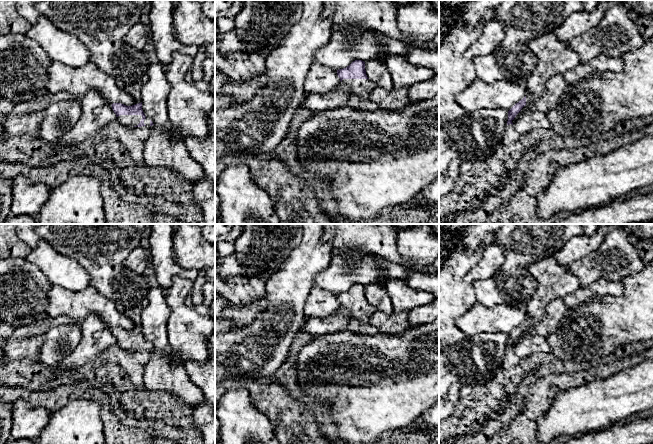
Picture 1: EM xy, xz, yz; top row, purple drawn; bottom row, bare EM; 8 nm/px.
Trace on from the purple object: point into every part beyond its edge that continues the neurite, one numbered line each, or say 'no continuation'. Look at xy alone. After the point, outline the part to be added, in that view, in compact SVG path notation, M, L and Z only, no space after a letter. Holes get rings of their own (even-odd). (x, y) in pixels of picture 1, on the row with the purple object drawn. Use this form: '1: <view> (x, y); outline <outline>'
1: xy (128, 120); outline M120 115L117 117L117 120L127 127L137 126L140 123L141 119L141 115Z

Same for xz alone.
1: xz (361, 88); outline M343 79L342 82L351 88L353 95L363 100L368 100L370 92L376 87L369 79Z

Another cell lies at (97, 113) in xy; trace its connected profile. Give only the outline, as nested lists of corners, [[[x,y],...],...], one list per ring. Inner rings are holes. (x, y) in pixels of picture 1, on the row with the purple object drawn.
[[[90,91],[81,100],[82,114],[76,125],[56,142],[53,153],[86,141],[103,128],[114,122],[117,117],[111,104],[96,91]]]

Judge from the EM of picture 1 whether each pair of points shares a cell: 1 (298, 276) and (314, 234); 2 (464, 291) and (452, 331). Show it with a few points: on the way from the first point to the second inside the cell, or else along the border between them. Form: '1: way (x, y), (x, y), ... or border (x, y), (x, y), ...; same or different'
1: way (302, 266), (311, 256), (311, 244); same
2: way (454, 301), (451, 304), (451, 321); same

